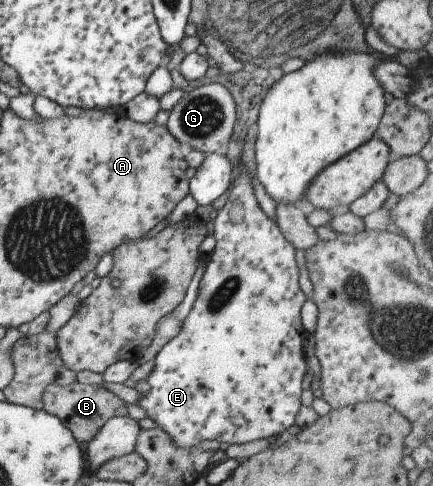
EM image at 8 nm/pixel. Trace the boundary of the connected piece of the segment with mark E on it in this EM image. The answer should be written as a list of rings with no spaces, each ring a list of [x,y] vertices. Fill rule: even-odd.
[[[237,163],[237,175],[233,179],[233,185],[226,193],[226,201],[220,207],[215,219],[213,220],[213,239],[215,240],[214,249],[208,254],[205,260],[205,269],[198,283],[196,298],[193,305],[184,317],[182,326],[177,326],[176,330],[170,335],[170,340],[165,343],[154,355],[155,365],[151,369],[151,373],[142,381],[136,381],[134,389],[137,391],[137,405],[141,407],[141,411],[147,415],[157,428],[165,431],[171,439],[171,443],[175,447],[195,447],[199,443],[207,440],[215,440],[219,443],[240,444],[257,441],[257,439],[269,439],[273,435],[279,436],[283,431],[287,430],[295,422],[297,414],[303,410],[299,397],[301,395],[302,377],[307,372],[305,368],[305,358],[301,349],[301,343],[306,336],[299,311],[301,305],[305,303],[305,296],[299,290],[297,283],[298,271],[295,262],[295,249],[279,231],[276,223],[271,221],[269,217],[263,213],[257,201],[255,193],[253,193],[253,185],[251,179],[245,171],[245,165]]]

